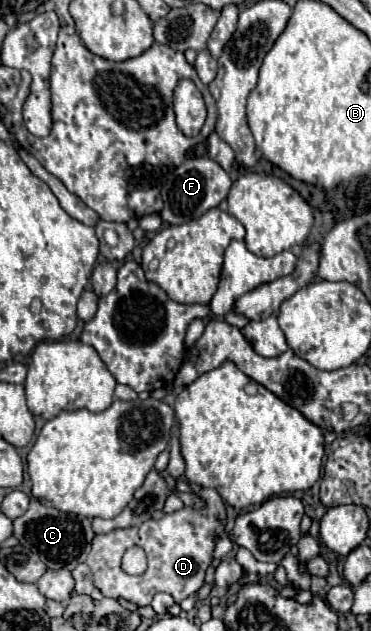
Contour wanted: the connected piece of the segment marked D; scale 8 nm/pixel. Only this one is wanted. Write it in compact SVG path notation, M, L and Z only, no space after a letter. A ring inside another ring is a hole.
M203 488L197 495L204 501L203 508L199 510L183 506L181 510L165 514L159 520L147 520L141 526L117 528L95 536L91 554L85 562L93 572L95 588L99 588L107 598L123 598L137 606L149 606L157 592L169 592L175 602L195 594L205 584L205 572L213 562L215 544L225 536L227 524L225 502L217 490ZM131 546L141 546L147 554L149 566L141 576L129 576L121 570L121 556Z

